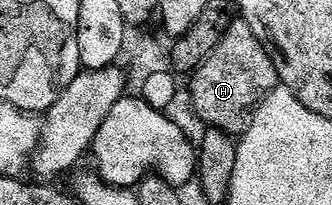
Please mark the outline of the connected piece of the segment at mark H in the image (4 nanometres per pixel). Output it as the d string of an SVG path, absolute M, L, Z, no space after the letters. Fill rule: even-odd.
M235 19L223 35L219 47L211 51L204 65L194 69L188 82L193 96L194 109L199 119L210 129L218 129L230 135L240 135L249 127L251 114L261 100L278 88L277 72L271 55L259 43L255 31L246 21Z

